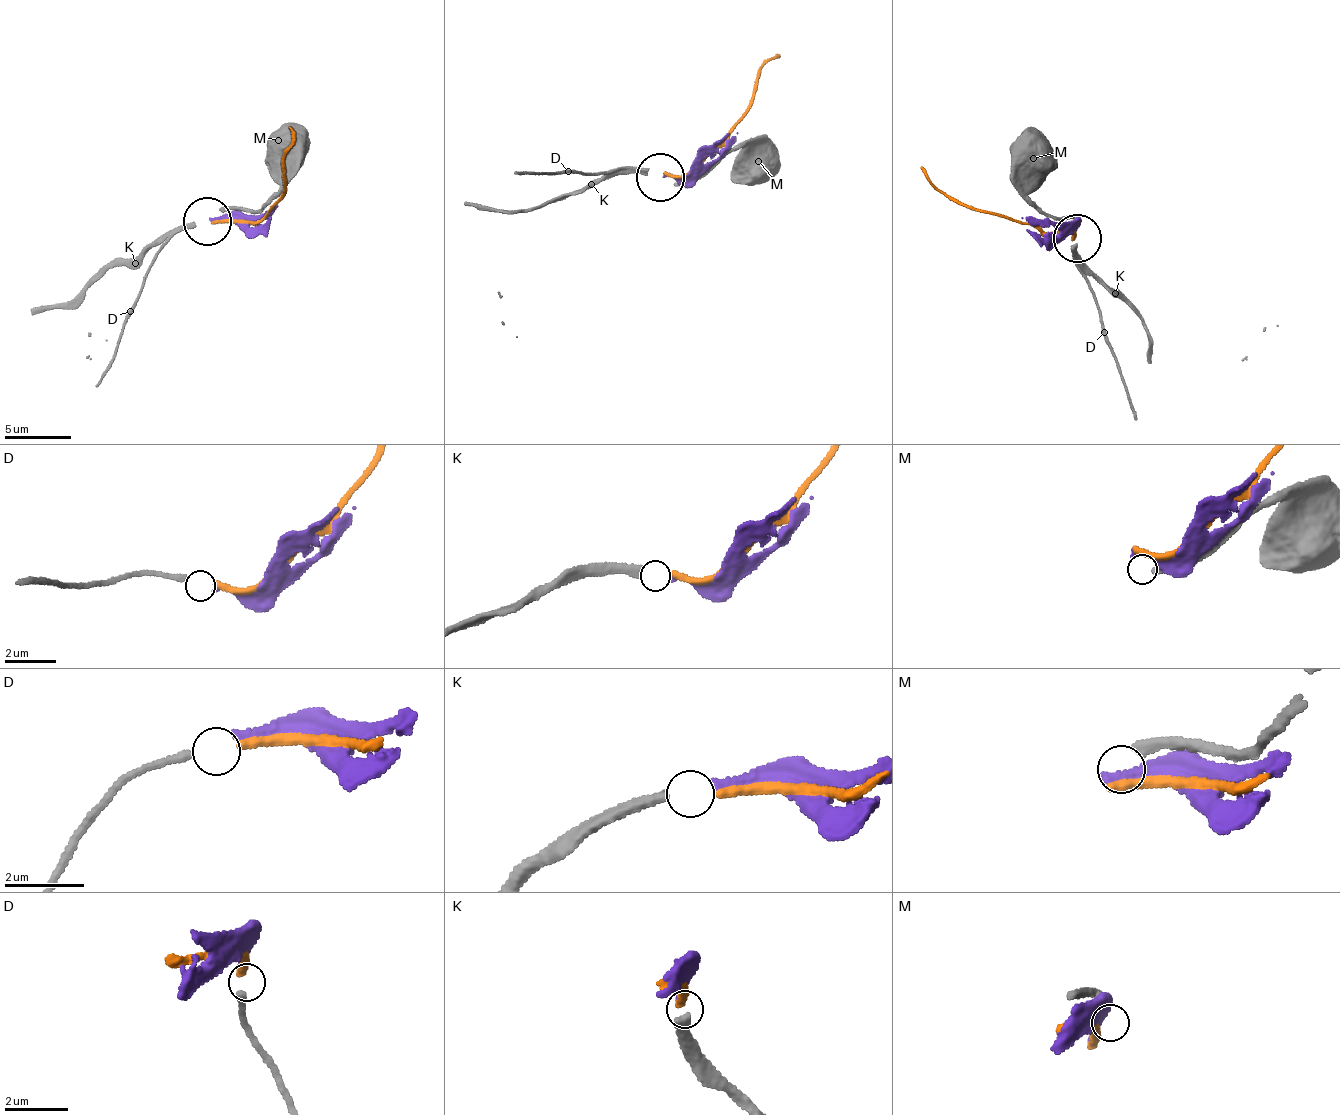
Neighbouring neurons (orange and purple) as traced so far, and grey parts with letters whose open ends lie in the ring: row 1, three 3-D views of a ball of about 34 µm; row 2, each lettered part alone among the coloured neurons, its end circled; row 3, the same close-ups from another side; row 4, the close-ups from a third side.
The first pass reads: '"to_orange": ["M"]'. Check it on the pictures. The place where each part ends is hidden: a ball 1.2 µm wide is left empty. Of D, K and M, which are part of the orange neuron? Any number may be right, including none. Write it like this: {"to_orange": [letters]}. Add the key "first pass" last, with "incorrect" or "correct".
{"to_orange": [], "first pass": "incorrect"}

